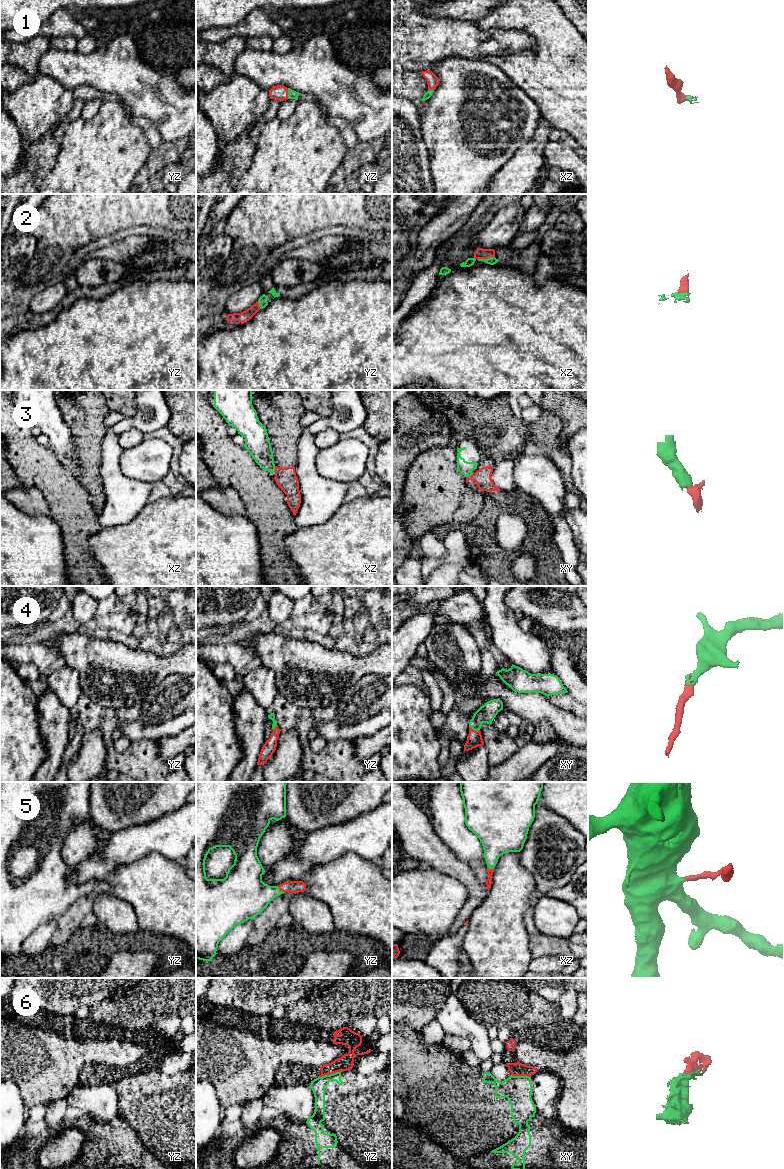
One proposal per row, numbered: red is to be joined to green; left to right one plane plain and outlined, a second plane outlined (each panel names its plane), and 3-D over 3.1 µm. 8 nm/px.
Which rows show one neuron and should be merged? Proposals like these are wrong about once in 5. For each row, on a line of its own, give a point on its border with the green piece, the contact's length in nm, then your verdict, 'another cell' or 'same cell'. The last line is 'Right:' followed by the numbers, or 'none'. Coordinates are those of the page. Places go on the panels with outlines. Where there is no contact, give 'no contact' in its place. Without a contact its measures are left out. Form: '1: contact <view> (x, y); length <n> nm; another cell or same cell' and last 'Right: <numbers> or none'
1: contact yz (288, 93); length 90 nm; same cell
2: contact xz (485, 259); length 150 nm; same cell
3: contact xz (274, 469); length 60 nm; another cell
4: contact xy (475, 730); length 90 nm; same cell
5: contact yz (281, 891); length 80 nm; same cell
6: contact yz (330, 1074); length 180 nm; another cell
Right: 1, 2, 4, 5

